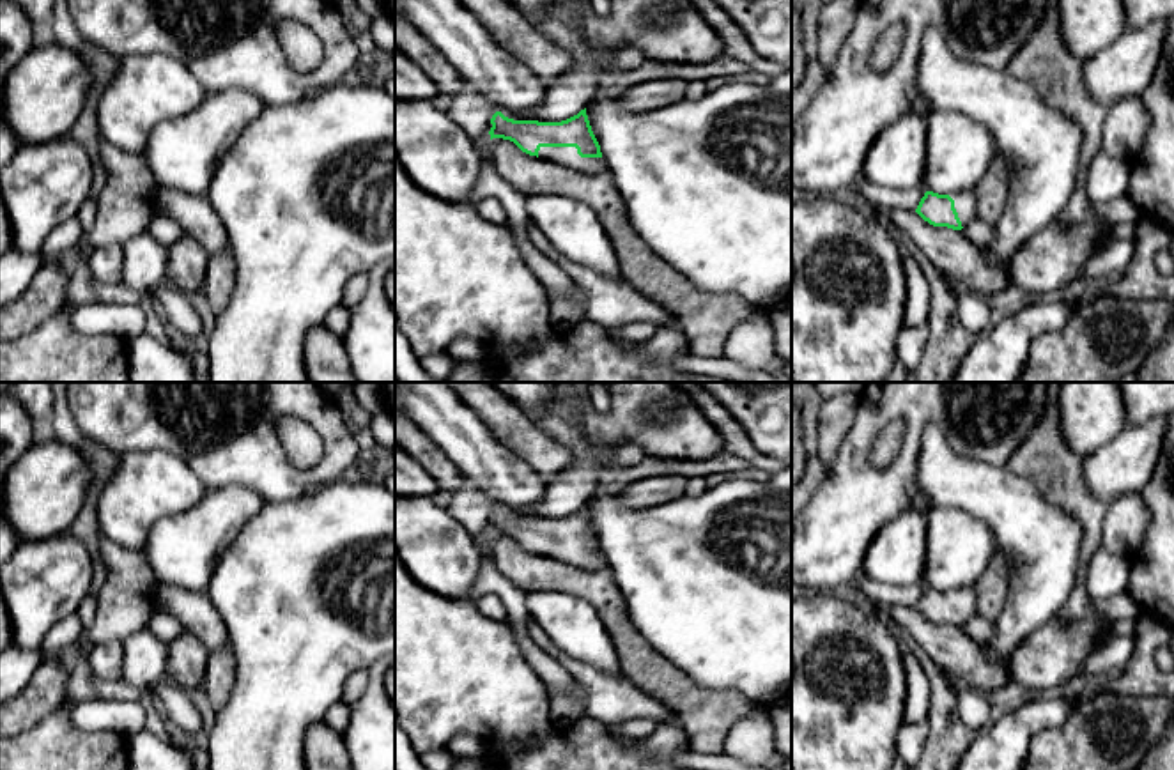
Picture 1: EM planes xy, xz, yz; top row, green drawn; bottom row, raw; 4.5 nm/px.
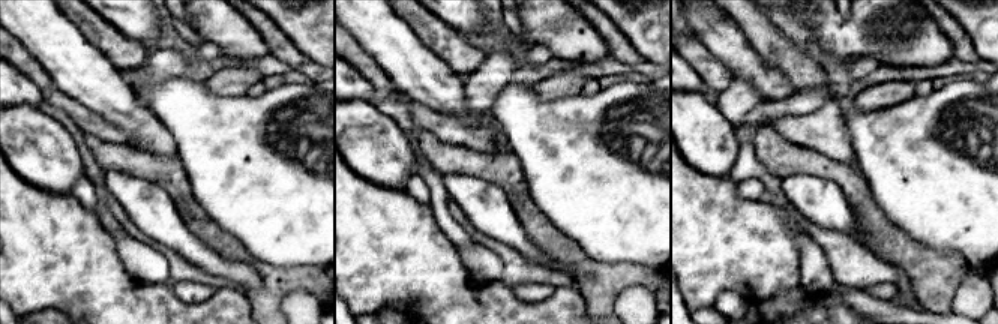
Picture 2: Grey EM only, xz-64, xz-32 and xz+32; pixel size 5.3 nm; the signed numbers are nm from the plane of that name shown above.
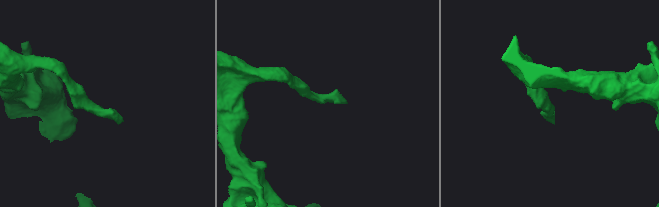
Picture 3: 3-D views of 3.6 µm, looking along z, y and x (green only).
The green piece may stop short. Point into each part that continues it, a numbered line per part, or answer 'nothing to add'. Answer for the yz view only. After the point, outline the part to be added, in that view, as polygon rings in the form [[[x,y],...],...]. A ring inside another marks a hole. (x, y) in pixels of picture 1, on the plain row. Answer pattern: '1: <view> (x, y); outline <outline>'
1: yz (964, 599); outline [[[960,588],[949,591],[954,597],[954,605],[958,609],[958,614],[962,618],[962,623],[969,621],[972,616],[976,616],[976,593],[972,588]]]

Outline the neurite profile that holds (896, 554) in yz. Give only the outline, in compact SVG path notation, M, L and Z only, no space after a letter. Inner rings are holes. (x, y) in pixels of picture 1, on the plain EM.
M907 512L885 522L871 540L859 574L892 586L924 586L926 515Z

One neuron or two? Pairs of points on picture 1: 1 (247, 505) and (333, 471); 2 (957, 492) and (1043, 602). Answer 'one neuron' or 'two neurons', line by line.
1: two neurons
2: one neuron

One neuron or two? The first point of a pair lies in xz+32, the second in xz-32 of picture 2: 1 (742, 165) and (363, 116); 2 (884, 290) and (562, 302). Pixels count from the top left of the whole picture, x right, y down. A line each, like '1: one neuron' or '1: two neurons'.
1: two neurons
2: two neurons

